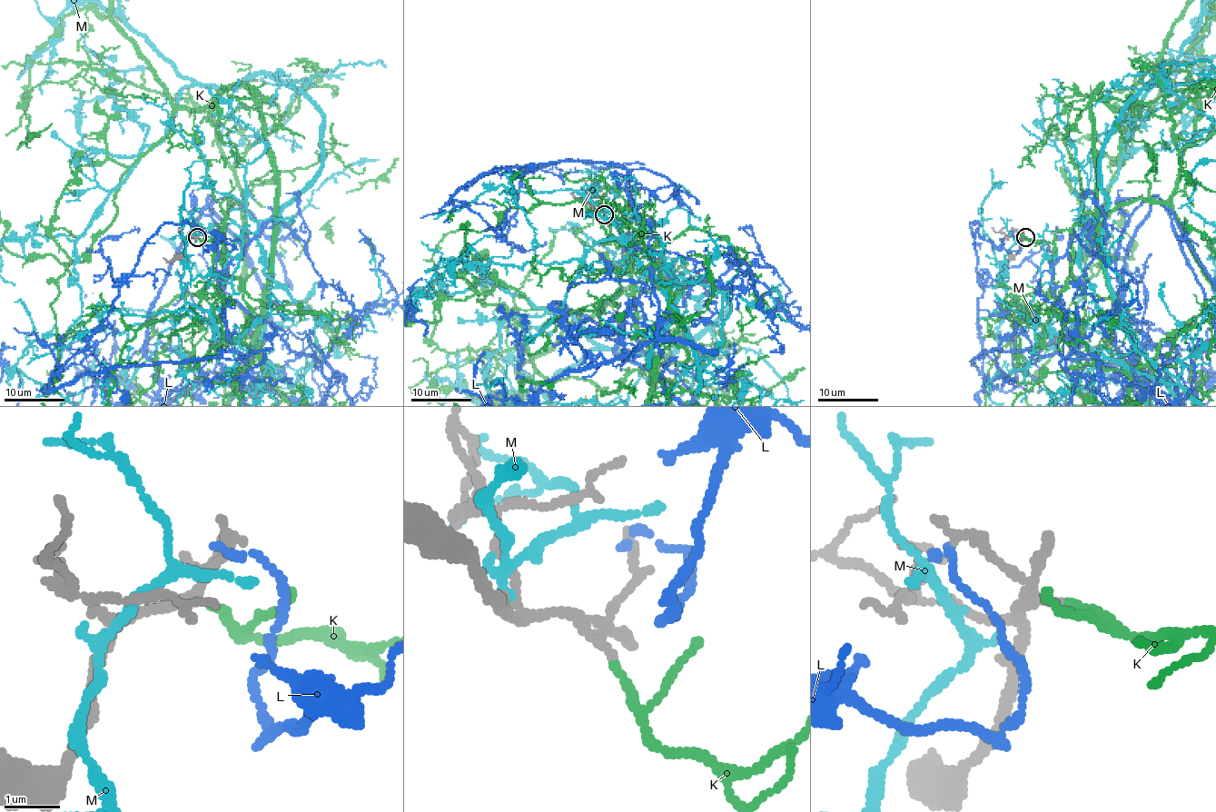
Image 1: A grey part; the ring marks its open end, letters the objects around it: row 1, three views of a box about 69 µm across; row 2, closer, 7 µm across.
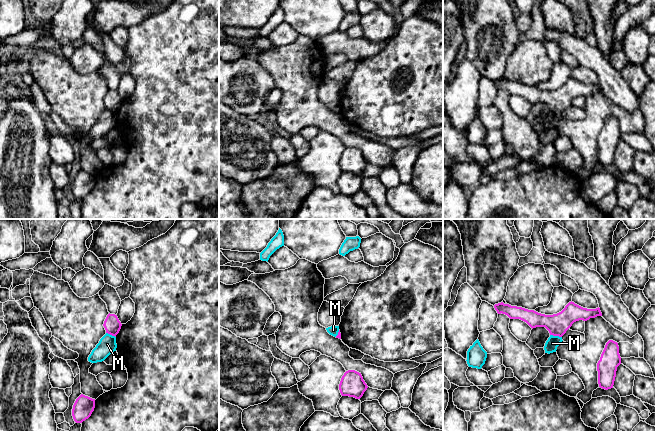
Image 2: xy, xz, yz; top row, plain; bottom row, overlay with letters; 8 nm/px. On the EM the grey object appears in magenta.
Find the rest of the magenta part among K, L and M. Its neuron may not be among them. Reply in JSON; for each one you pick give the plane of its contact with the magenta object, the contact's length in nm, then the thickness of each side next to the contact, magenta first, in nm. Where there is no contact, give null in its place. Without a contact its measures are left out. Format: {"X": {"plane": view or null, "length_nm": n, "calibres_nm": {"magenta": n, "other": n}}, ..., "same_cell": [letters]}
{"K": {"plane": null}, "same_cell": ["K"]}

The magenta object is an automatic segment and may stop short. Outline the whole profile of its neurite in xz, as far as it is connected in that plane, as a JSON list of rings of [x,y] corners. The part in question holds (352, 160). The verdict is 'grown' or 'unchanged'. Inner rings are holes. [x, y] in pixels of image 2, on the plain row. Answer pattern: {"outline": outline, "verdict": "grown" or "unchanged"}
{"outline": [[[348,146],[344,149],[339,160],[339,166],[342,172],[354,173],[360,175],[368,162],[363,156],[361,149],[355,146]]], "verdict": "unchanged"}

